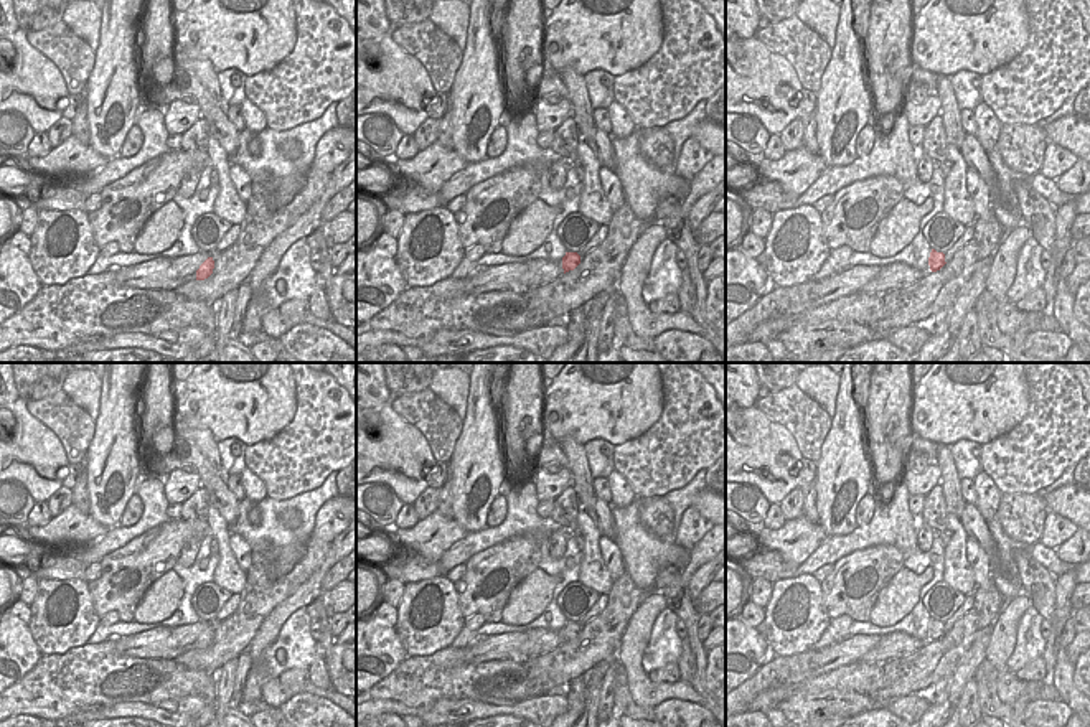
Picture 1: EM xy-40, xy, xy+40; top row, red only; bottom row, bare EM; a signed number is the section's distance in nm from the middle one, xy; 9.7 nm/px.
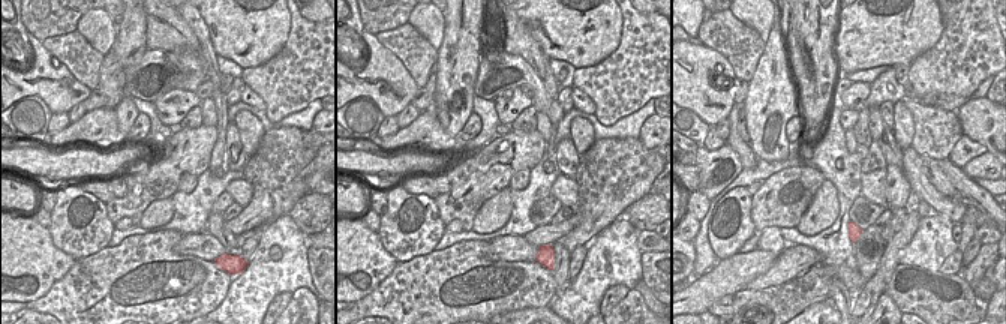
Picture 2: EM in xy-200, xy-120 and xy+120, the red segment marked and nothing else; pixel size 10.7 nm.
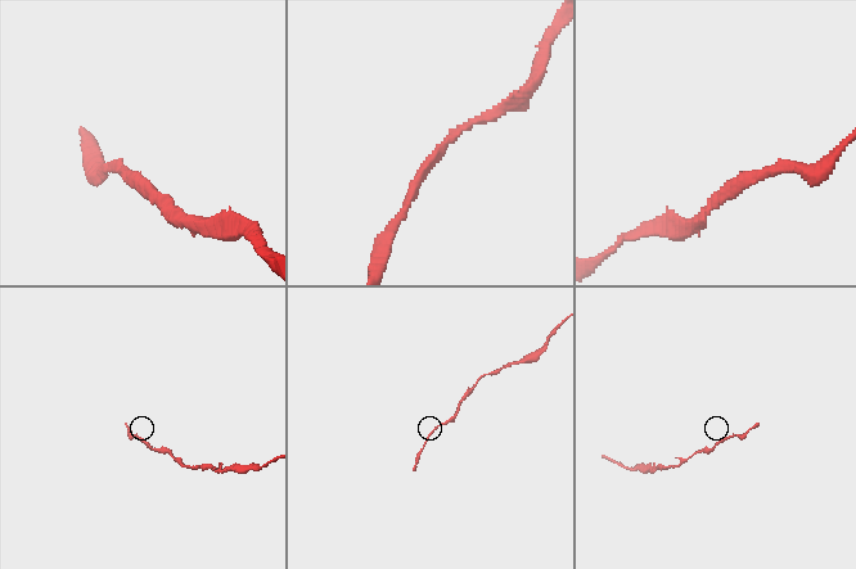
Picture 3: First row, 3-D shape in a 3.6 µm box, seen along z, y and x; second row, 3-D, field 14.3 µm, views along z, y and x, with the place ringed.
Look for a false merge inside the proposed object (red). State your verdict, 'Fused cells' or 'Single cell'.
Single cell.

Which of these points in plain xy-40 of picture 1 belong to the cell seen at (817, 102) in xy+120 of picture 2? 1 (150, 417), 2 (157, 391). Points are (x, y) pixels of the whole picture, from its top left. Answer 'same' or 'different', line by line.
1: same
2: same

